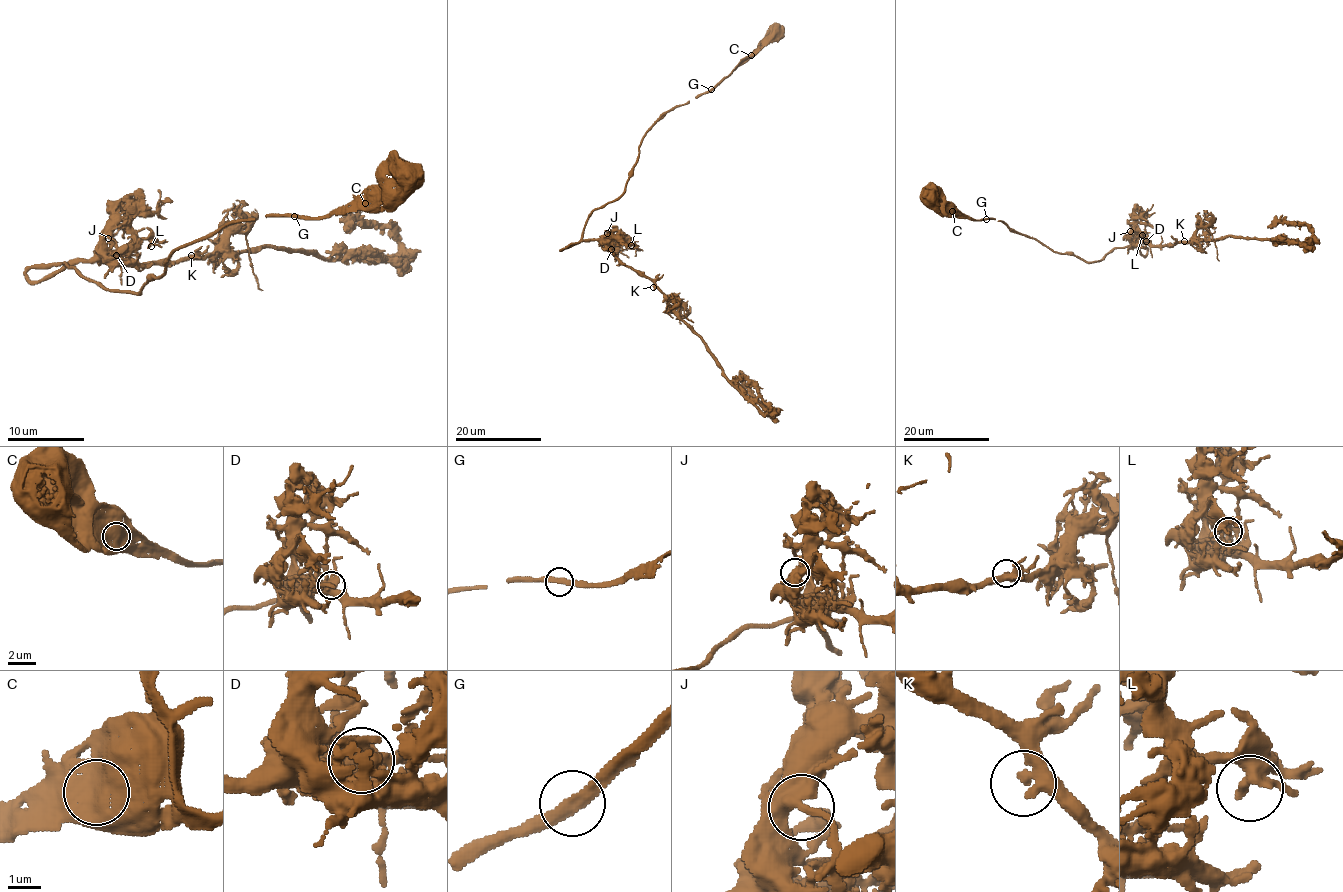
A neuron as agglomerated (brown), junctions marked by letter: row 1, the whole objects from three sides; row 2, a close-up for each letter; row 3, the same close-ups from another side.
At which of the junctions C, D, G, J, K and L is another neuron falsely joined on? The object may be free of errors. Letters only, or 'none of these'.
none of these

